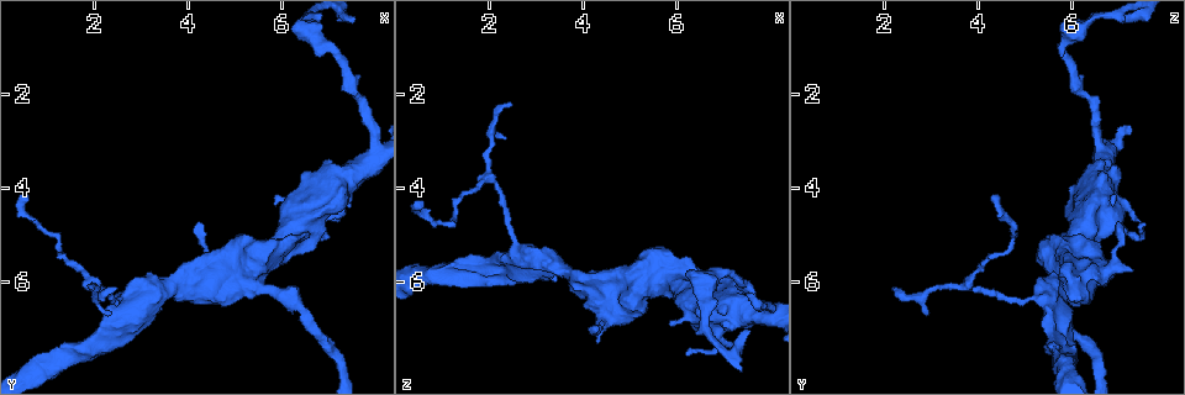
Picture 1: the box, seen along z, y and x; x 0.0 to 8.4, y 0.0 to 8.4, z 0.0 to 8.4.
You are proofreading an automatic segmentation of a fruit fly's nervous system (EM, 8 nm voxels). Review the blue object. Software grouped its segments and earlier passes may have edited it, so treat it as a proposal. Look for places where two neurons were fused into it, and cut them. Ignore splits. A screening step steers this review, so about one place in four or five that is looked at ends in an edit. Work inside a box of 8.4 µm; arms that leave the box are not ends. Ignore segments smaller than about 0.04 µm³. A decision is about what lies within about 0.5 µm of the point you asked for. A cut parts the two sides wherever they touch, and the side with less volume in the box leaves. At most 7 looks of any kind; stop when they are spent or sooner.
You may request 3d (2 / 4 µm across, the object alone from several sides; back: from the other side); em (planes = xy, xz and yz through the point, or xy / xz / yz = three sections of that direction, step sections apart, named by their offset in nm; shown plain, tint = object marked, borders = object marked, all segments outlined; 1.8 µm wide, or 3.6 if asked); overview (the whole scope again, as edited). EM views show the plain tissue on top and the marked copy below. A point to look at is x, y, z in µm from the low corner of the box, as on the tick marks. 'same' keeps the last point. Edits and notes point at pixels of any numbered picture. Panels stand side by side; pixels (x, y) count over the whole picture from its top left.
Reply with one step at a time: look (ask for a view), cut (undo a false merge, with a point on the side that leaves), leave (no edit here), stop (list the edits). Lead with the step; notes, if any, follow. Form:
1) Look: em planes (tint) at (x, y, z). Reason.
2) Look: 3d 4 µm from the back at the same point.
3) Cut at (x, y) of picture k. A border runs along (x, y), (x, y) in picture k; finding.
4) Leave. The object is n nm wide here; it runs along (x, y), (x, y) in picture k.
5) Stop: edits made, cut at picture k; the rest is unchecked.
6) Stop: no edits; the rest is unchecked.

Look: em planes (tint) at (3.20, 6.25, 5.50). Three-way junction.

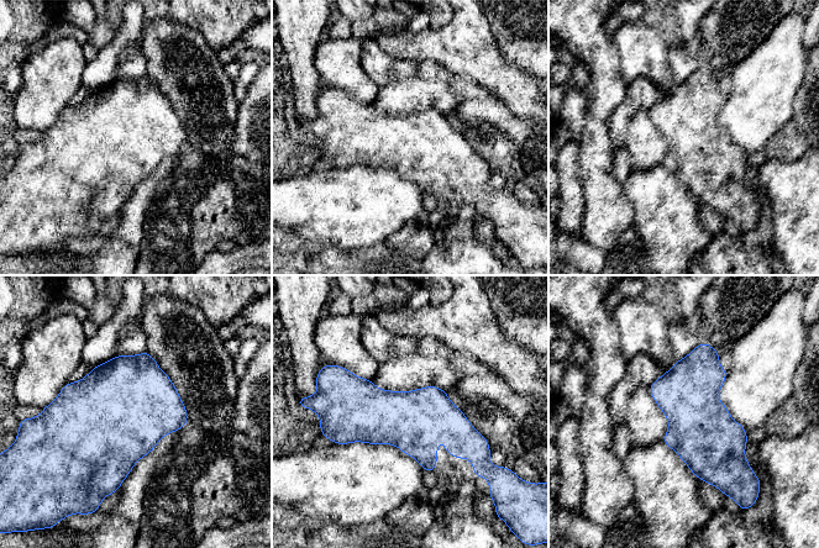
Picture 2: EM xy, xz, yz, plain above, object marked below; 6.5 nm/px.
Leave. One neuron here.

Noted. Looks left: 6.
Look: em planes (tint) at (1.65, 7.60, 5.80). A narrow waist.

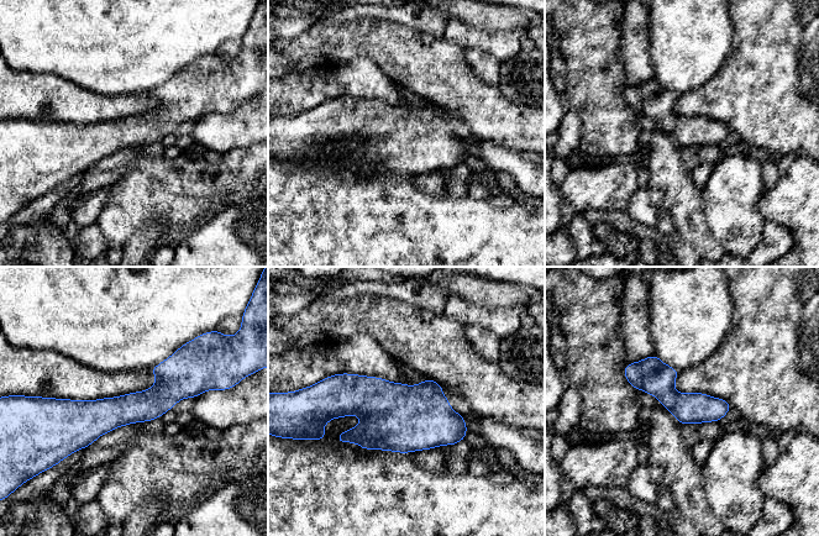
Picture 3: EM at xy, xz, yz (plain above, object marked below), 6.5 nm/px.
Leave. It runs along (201, 387), (56, 411) in picture 3; continuous, no second neuron.

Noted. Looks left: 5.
Look: 3d 4 µm at (4.65, 5.80, 6.60). Calibre changes.

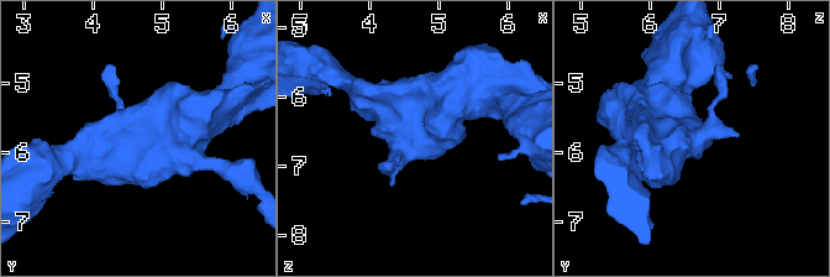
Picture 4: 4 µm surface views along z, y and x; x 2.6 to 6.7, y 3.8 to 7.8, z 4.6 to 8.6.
Look: em 3.6 µm planes (tint) at (4.70, 5.80, 6.60).

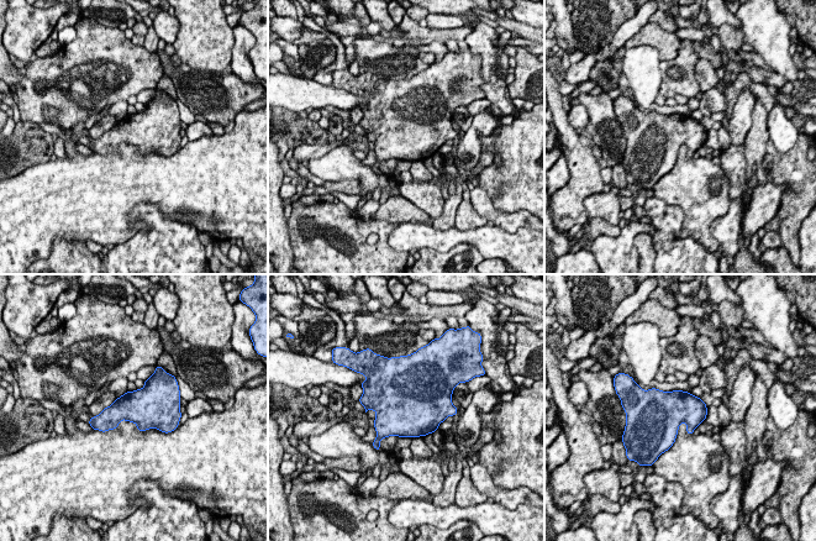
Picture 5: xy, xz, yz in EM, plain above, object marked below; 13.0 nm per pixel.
Leave. The object is 460 nm wide here; continuous, no second neuron.

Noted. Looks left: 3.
Stop: no edits; the rest is unchecked.

